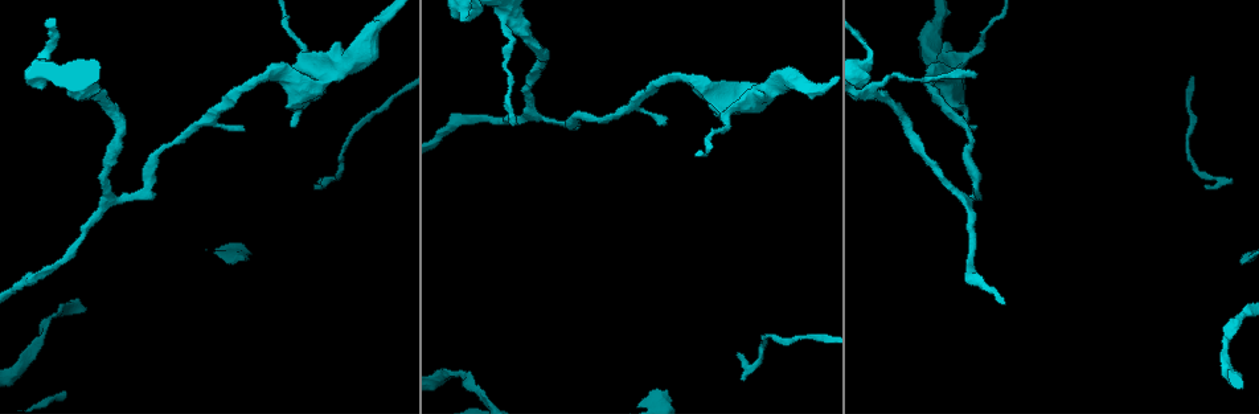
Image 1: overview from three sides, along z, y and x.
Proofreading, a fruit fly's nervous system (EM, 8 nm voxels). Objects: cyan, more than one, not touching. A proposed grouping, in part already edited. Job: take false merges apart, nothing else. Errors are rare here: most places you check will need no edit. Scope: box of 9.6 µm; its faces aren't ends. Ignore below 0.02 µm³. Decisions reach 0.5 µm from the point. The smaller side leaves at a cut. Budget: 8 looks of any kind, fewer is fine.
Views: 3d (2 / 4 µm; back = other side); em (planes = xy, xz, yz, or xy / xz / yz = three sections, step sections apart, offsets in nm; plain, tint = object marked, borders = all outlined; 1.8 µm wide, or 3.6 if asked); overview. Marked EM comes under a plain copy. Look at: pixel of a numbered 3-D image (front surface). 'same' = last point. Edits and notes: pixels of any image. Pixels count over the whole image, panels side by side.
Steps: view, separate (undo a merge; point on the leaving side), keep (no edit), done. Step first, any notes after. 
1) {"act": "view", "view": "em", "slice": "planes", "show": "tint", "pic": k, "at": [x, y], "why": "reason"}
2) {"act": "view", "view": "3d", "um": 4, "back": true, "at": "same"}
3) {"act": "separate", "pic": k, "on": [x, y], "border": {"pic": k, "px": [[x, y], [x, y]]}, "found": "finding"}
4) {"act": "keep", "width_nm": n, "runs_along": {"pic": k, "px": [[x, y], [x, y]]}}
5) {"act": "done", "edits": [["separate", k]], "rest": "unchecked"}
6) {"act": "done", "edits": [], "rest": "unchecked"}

{"act": "view", "view": "em", "slice": "xy", "step": 16, "show": "tint", "pic": 1, "at": [34, 347], "why": "calibre changes"}

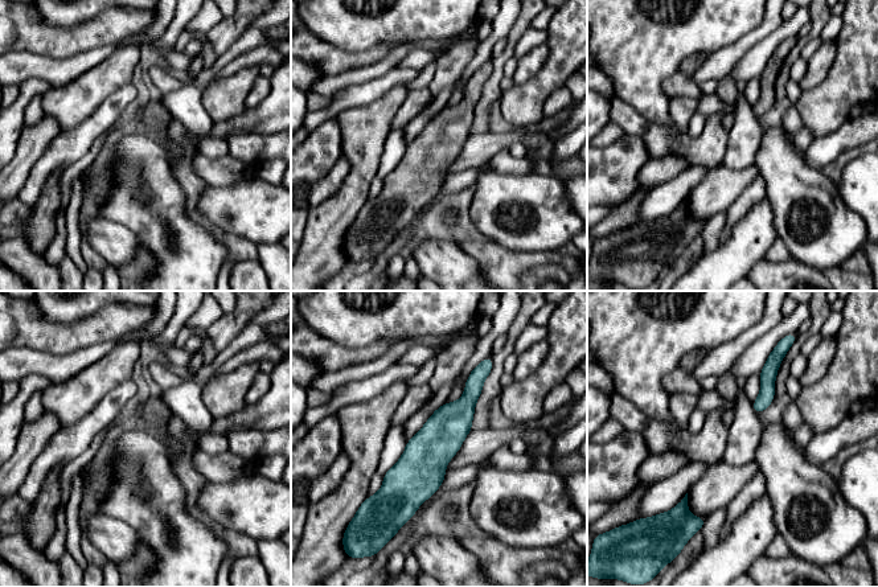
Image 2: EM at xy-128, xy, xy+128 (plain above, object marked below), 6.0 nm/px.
{"act": "view", "view": "em", "slice": "planes", "show": "tint", "at": "same", "why": "cut it another way"}

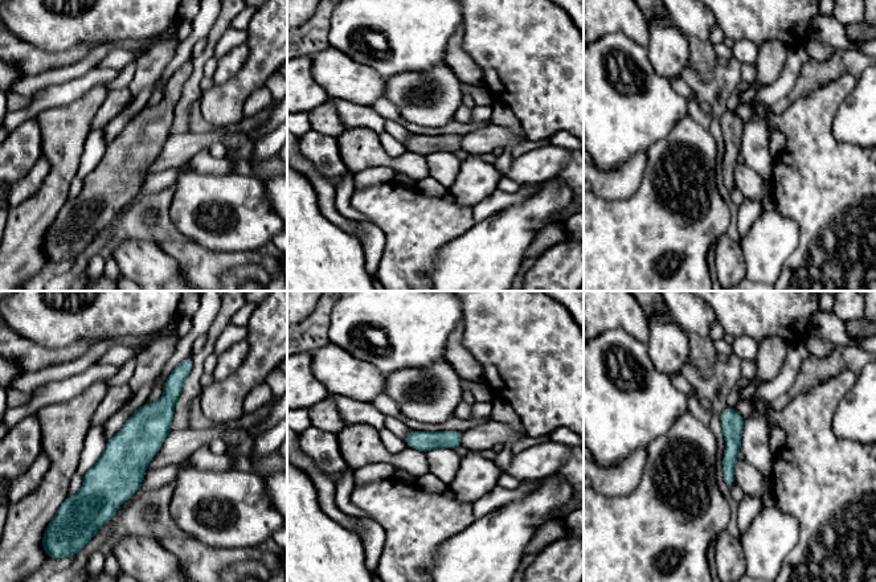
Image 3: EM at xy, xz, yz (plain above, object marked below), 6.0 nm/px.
{"act": "keep", "runs_along": {"pic": 3, "px": [[180, 372], [98, 507]]}, "found": "all the same neuron"}

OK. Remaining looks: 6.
{"act": "view", "view": "em", "slice": "xy", "step": 16, "show": "tint", "pic": 1, "at": [964, 201], "why": "three-way junction"}

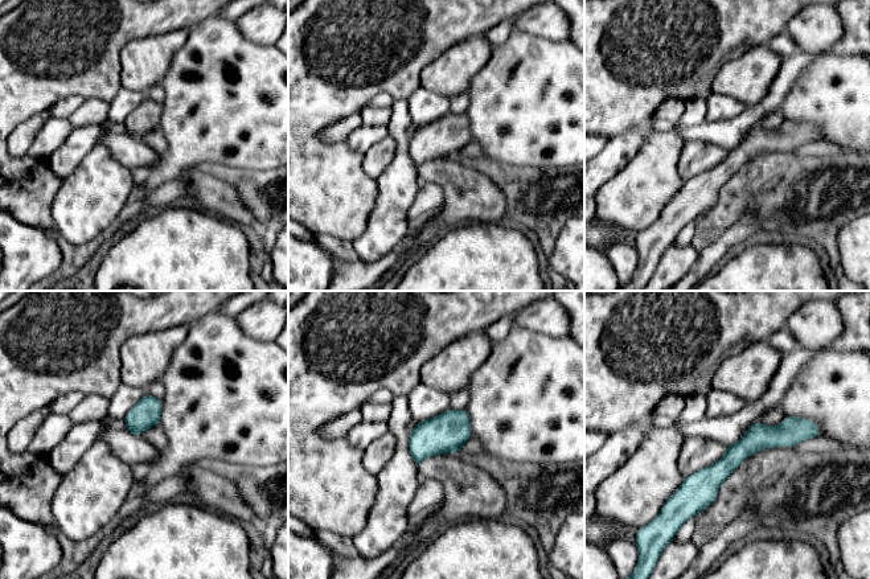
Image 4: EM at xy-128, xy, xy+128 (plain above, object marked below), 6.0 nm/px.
{"act": "keep", "runs_along": {"pic": 4, "px": [[807, 423], [755, 438], [680, 493]]}, "found": "one neuron here"}

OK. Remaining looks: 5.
{"act": "view", "view": "em", "um": 3.6, "slice": "xz", "step": 4, "show": "tint", "pic": 1, "at": [506, 13], "why": "two arms in line, one across"}

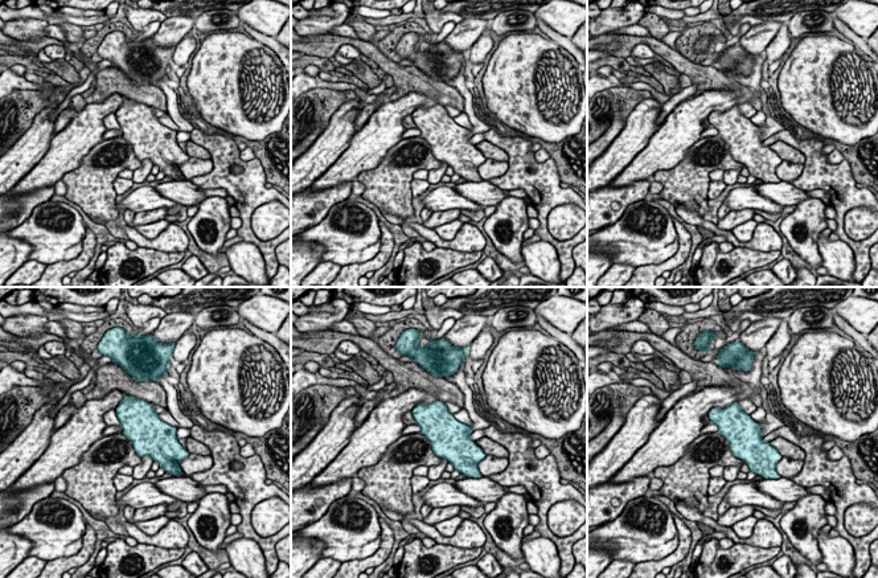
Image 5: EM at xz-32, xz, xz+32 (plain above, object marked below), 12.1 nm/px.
{"act": "keep", "found": "all the same neuron"}

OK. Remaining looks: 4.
{"act": "done", "edits": [], "rest": "unchecked"}

